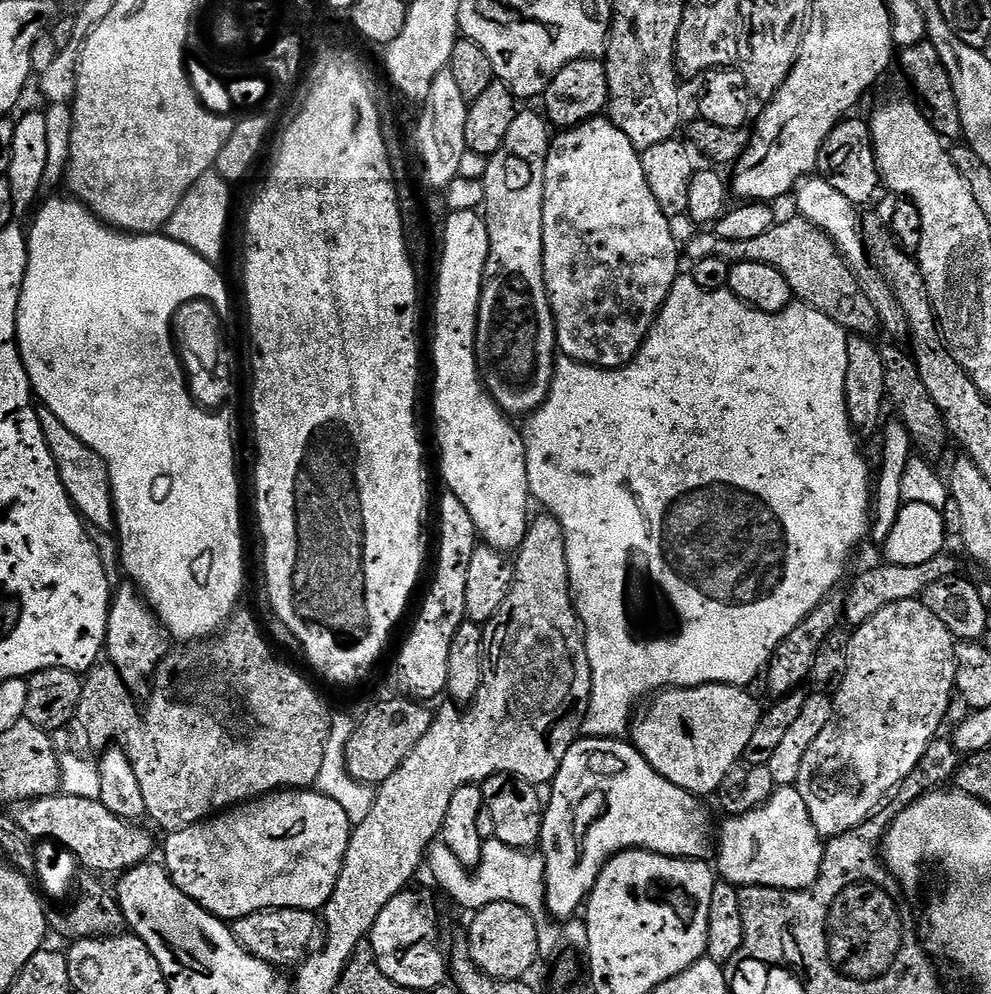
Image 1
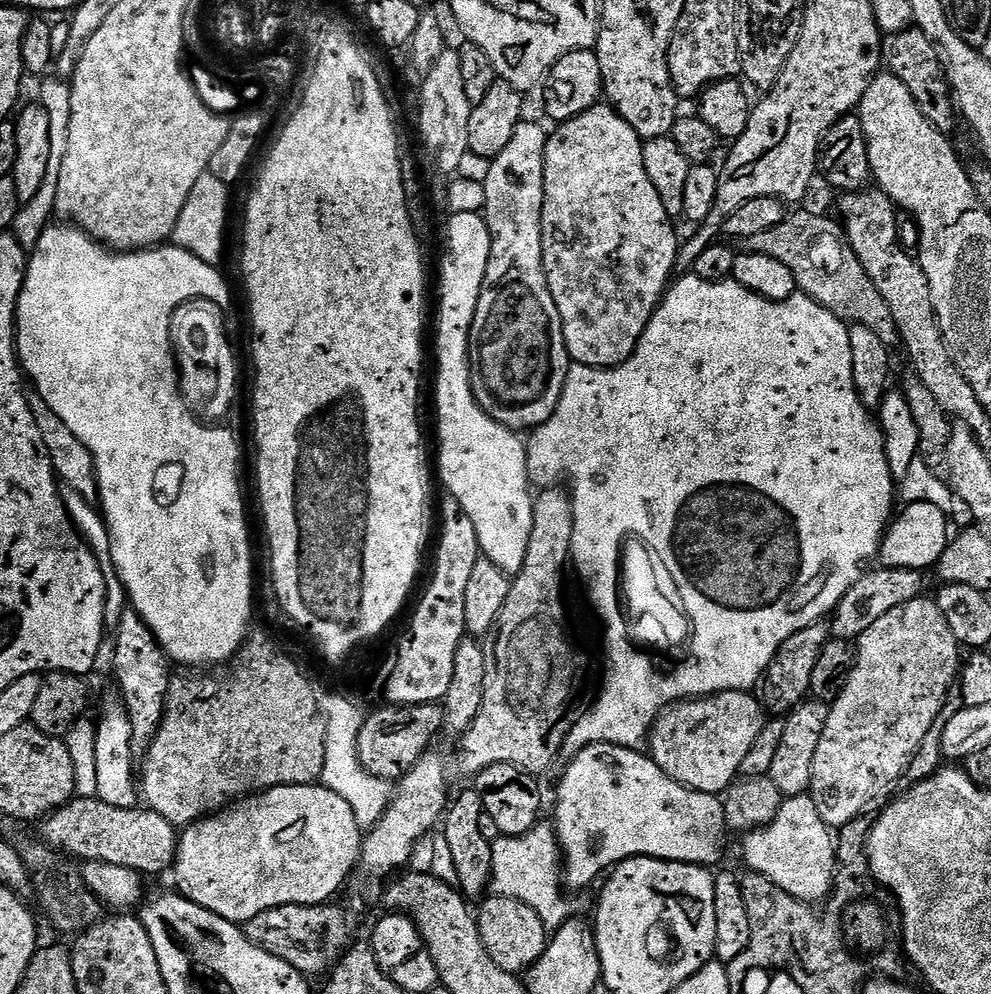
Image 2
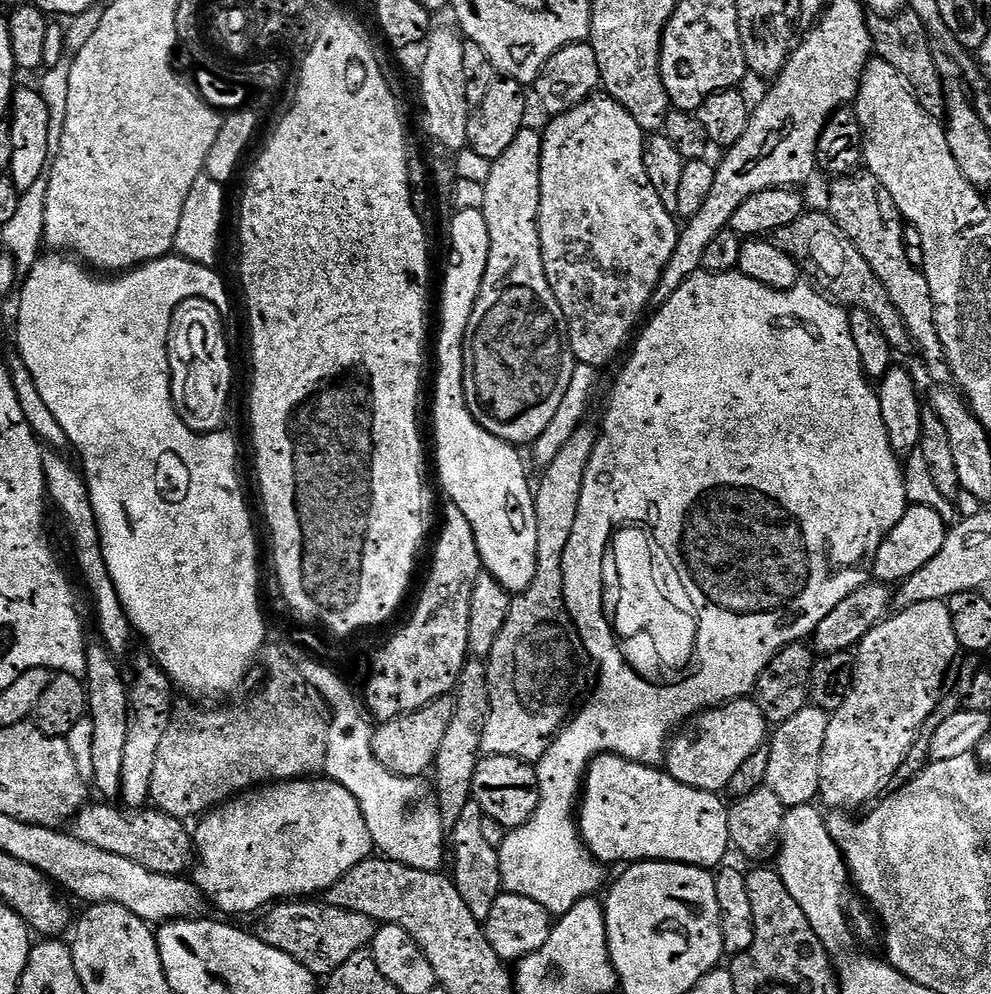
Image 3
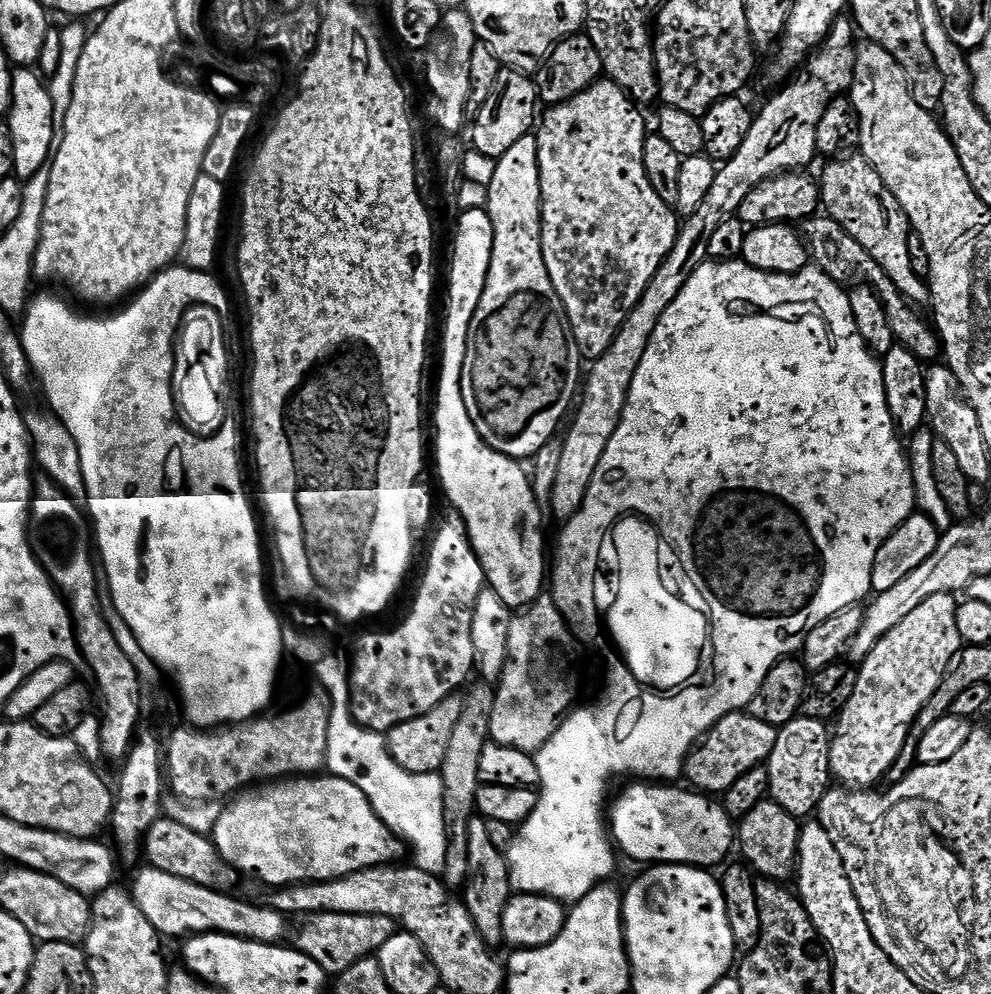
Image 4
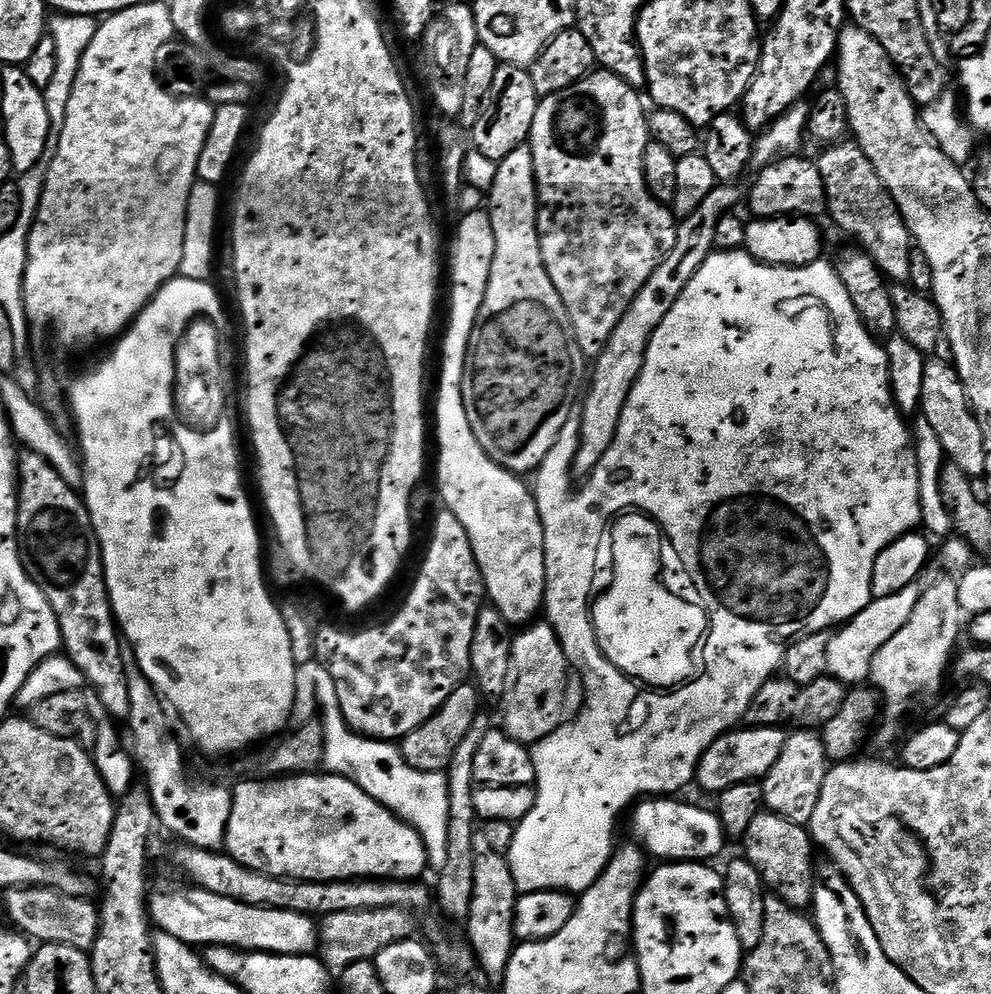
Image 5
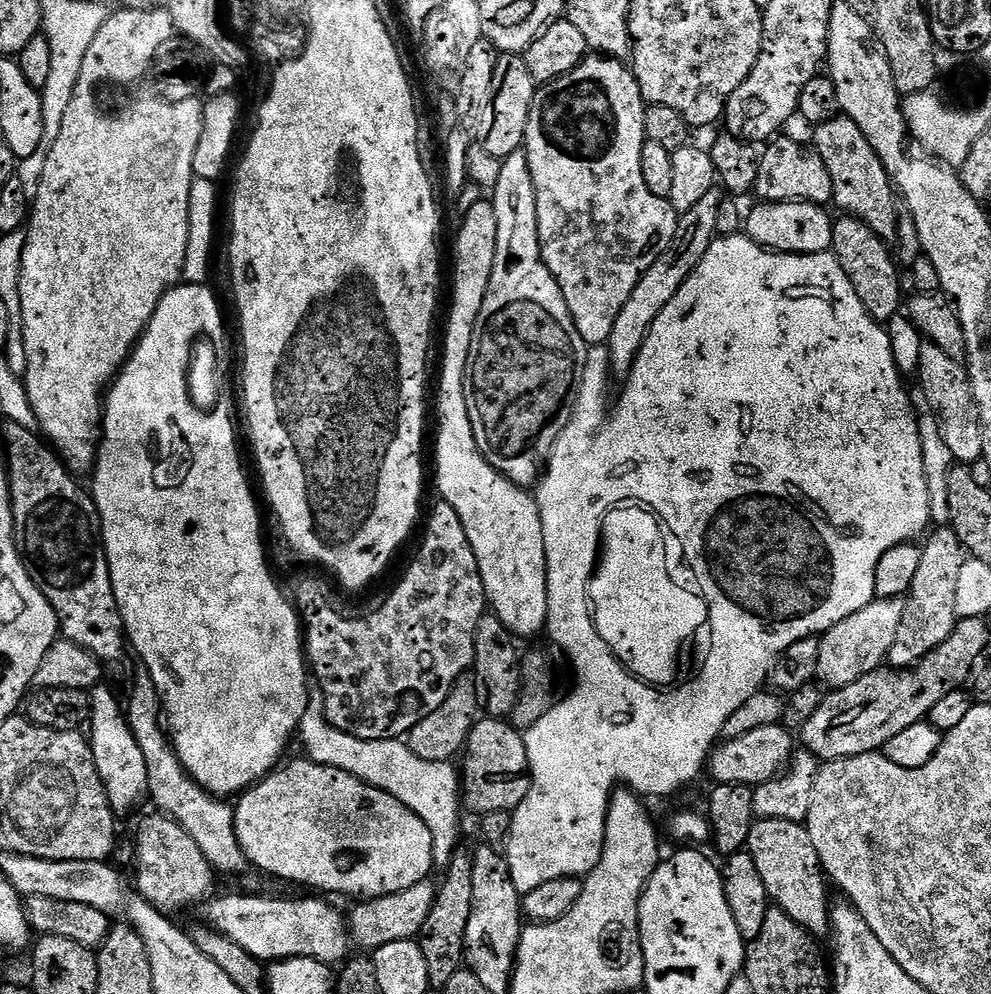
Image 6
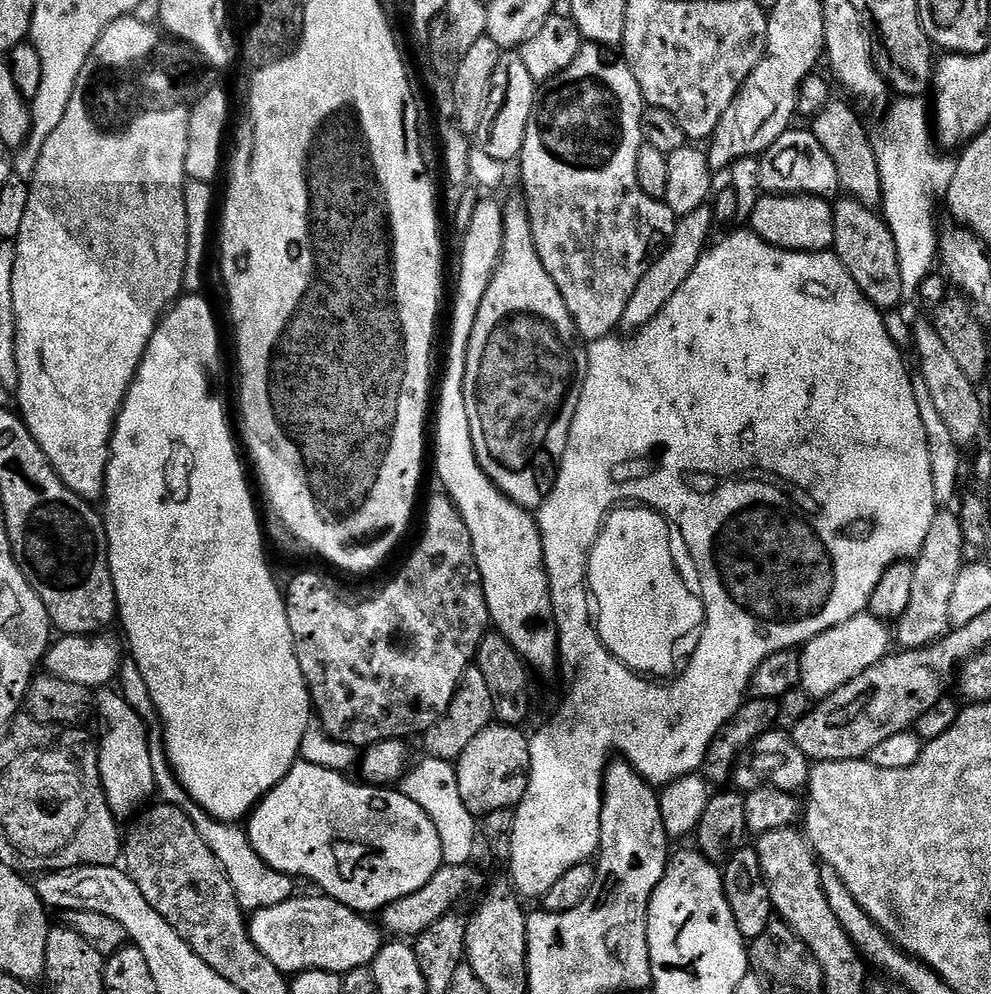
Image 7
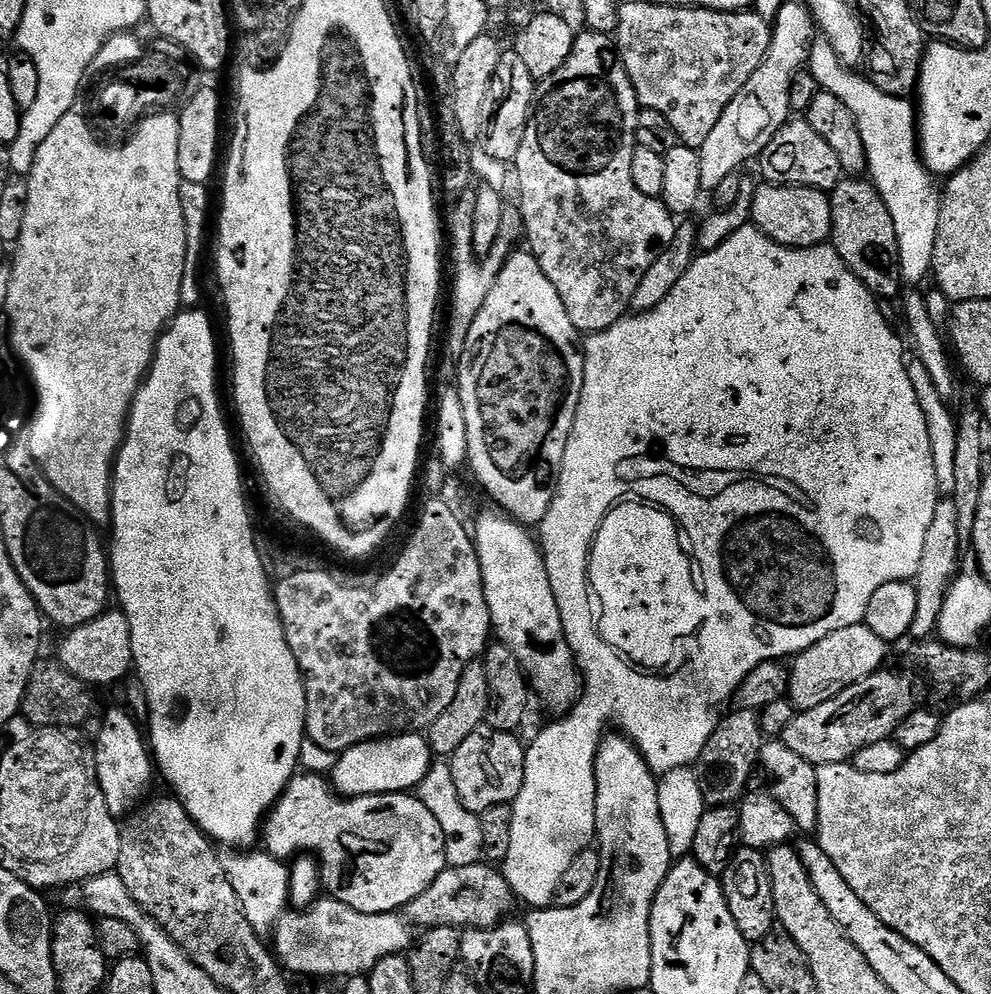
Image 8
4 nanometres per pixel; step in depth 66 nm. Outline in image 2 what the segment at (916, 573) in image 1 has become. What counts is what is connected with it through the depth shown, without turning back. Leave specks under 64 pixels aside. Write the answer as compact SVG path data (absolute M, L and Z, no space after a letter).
M876 566L876 569L874 568L865 571L864 575L858 578L858 582L854 582L854 586L850 586L850 590L846 590L846 594L831 613L830 632L835 639L850 640L853 642L859 641L860 636L866 634L866 630L870 630L870 626L874 626L874 622L878 622L878 618L886 618L886 614L890 614L890 610L902 608L905 604L909 604L910 601L921 599L925 595L925 573L921 569L886 568L883 566Z

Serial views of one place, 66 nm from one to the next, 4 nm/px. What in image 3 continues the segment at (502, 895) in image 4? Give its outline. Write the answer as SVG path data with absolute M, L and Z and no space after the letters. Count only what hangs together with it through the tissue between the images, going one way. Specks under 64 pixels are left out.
M473 799L462 809L462 818L458 818L458 826L450 834L450 875L456 881L458 894L462 894L462 902L470 906L470 914L481 922L490 914L504 886L499 851L489 845L481 832L484 818L482 806Z

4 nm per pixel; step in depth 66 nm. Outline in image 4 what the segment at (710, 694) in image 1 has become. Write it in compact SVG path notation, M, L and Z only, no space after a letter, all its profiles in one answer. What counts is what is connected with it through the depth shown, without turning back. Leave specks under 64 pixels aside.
M746 710L726 714L714 725L703 740L688 753L686 761L686 780L693 789L704 794L723 794L727 788L734 786L742 774L751 768L763 765L768 755L774 750L778 729L751 716Z

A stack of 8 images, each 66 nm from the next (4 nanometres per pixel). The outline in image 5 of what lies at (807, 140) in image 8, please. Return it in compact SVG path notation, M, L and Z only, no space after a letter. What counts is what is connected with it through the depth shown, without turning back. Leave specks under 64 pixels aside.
M804 154L782 156L773 164L765 164L759 169L756 181L752 184L752 193L747 193L746 204L753 217L769 220L775 216L807 216L820 218L825 215L828 199L818 170L816 160L807 160Z

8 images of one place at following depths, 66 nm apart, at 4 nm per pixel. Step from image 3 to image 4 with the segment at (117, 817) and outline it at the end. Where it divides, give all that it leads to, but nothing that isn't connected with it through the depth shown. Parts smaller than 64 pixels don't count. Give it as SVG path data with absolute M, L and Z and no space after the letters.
M161 818L150 826L142 845L143 855L148 855L147 863L166 874L174 874L174 878L182 878L186 882L194 882L198 886L212 888L216 892L231 889L231 884L238 879L235 869L229 867L220 857L216 845L207 835L195 833L181 823Z

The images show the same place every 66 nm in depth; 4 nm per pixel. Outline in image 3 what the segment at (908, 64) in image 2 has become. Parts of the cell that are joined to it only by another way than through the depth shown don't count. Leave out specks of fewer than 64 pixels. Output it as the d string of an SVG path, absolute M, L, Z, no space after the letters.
M901 10L895 16L889 17L872 14L867 17L867 21L875 55L881 60L890 62L890 66L894 66L894 70L902 74L918 106L922 106L926 114L937 118L943 117L946 110L946 98L942 90L942 78L936 69L937 53L932 52L933 41L930 39L928 29L918 18L918 14Z

